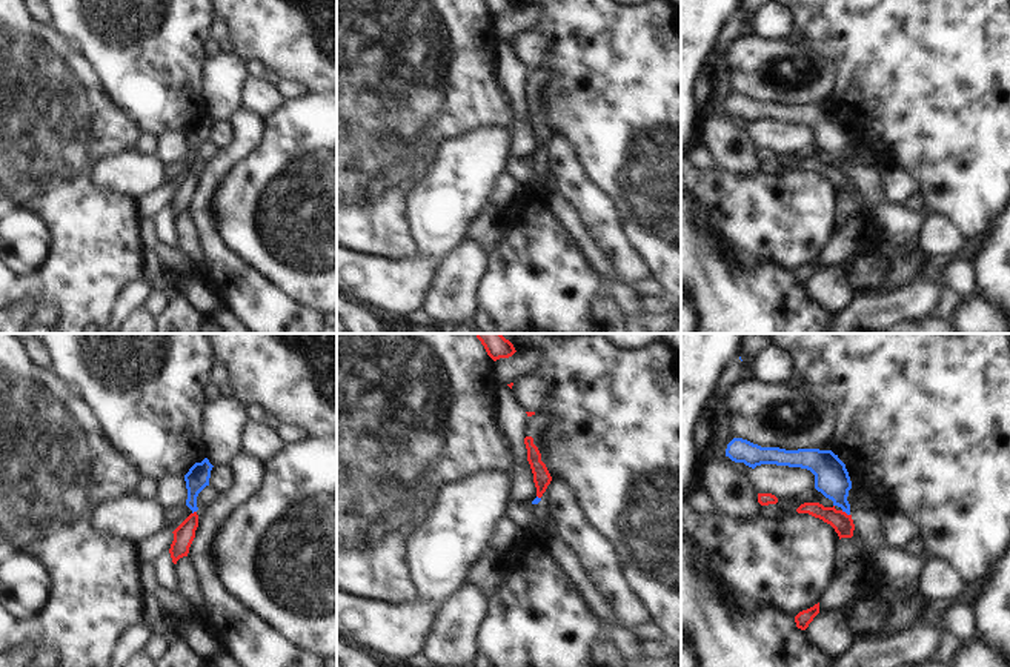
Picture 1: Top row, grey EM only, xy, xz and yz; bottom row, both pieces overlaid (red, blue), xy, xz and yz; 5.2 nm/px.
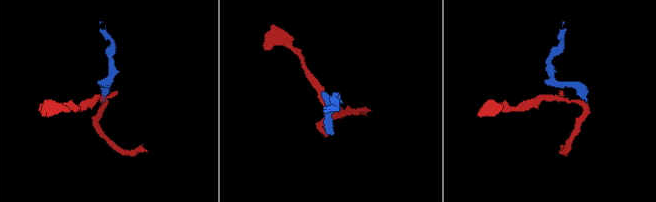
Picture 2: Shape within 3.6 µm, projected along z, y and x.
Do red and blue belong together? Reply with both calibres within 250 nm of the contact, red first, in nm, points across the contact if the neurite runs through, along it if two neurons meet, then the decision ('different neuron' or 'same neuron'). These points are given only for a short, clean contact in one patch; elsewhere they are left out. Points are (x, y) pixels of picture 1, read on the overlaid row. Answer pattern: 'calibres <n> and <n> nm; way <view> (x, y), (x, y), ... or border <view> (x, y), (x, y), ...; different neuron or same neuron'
calibres 110 and 180 nm; border yz (841, 511), (849, 515); different neuron

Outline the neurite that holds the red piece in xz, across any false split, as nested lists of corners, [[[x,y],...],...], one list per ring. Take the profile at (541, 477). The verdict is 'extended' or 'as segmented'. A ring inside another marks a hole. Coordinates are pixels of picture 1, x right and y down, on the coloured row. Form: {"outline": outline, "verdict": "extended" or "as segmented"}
{"outline": [[[532,436],[524,438],[524,444],[527,449],[527,461],[530,464],[532,473],[533,473],[533,483],[537,487],[537,496],[541,498],[546,492],[547,486],[552,481],[552,476],[546,467],[546,464],[541,461],[541,453],[538,447],[533,444]]], "verdict": "as segmented"}

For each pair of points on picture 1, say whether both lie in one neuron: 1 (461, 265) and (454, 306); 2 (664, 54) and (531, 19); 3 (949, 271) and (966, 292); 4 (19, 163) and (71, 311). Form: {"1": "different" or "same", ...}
{"1": "same", "2": "different", "3": "same", "4": "same"}

